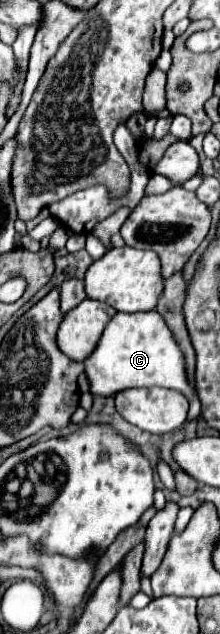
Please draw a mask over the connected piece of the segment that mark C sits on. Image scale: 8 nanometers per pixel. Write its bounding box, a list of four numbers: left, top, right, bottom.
[84,310,200,420]

